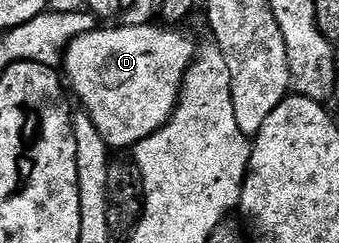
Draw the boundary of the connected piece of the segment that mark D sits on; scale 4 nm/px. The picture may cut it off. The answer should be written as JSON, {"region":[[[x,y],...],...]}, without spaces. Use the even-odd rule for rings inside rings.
{"region":[[[121,23],[118,24],[118,29],[106,29],[106,27],[100,27],[90,31],[90,33],[79,35],[70,43],[65,52],[63,62],[64,76],[67,78],[71,89],[71,84],[73,84],[73,89],[77,92],[78,99],[86,105],[82,106],[87,110],[89,116],[93,118],[97,130],[103,135],[103,139],[109,145],[110,150],[117,151],[117,149],[125,149],[128,145],[129,148],[137,146],[143,139],[147,139],[148,137],[153,136],[154,133],[158,133],[160,129],[173,118],[173,113],[177,109],[177,102],[181,100],[181,90],[185,83],[187,71],[193,66],[194,61],[196,61],[199,56],[199,50],[197,50],[196,43],[193,42],[183,30],[181,30],[181,27],[166,27],[164,24],[161,24],[162,26],[157,24],[158,23],[150,23],[147,25],[126,25]]]}

